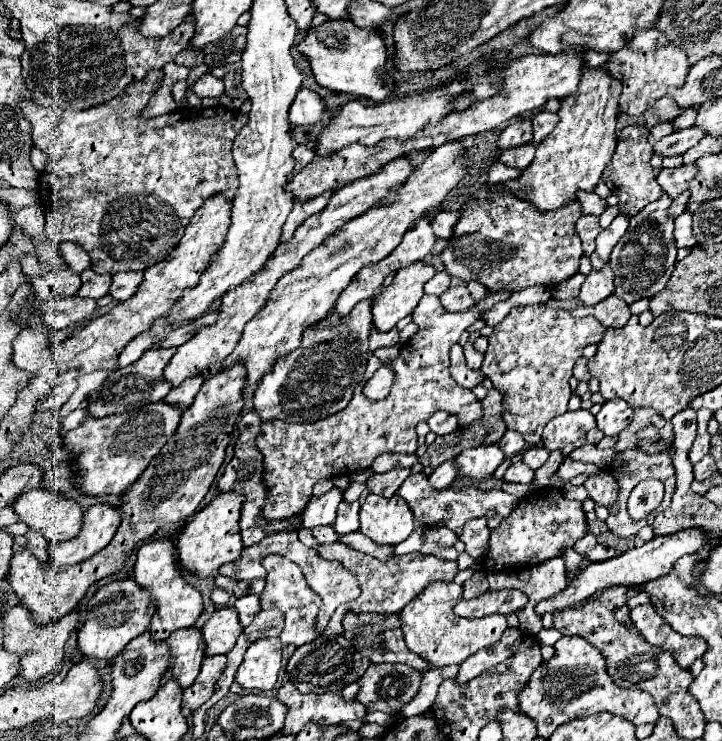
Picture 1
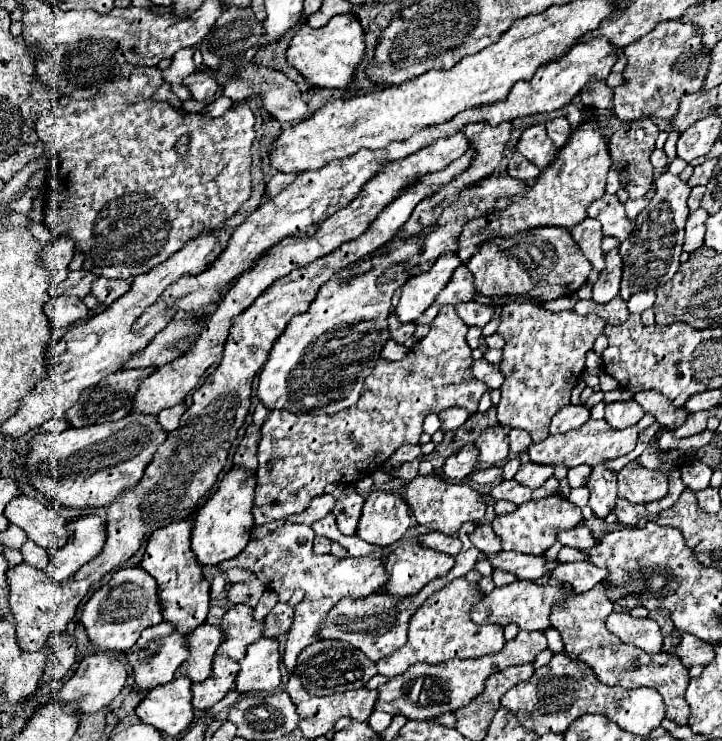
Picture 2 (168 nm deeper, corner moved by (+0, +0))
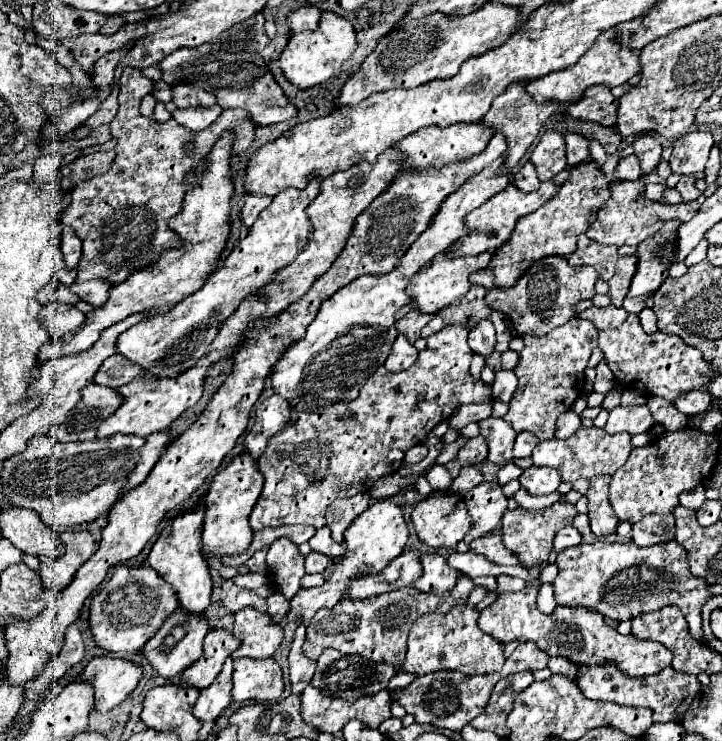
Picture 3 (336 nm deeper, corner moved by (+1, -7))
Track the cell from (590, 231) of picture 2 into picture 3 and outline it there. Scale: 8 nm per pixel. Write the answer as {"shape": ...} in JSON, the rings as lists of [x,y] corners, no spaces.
{"shape":[[[585,234],[579,236],[579,246],[575,254],[567,258],[571,266],[593,266],[603,280],[609,280],[615,274],[615,262],[619,260],[615,246],[601,246],[589,240]]]}

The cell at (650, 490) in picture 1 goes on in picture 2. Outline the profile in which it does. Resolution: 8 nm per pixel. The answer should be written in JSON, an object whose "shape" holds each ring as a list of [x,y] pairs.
{"shape":[[[628,463],[618,473],[618,495],[630,503],[652,503],[666,495],[668,479],[662,473],[650,471],[638,463]]]}

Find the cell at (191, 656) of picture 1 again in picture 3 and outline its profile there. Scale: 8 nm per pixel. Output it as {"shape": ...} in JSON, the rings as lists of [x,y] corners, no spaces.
{"shape":[[[211,630],[205,636],[205,654],[199,658],[195,664],[185,668],[181,672],[181,680],[185,686],[195,686],[195,688],[207,688],[213,684],[217,674],[221,672],[223,662],[241,646],[241,640],[237,640],[231,632],[227,630]]]}

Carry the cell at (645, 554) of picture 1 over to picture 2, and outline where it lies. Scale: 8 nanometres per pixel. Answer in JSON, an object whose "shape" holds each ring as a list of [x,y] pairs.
{"shape":[[[574,561],[574,563],[558,563],[552,571],[552,577],[558,581],[566,581],[574,585],[574,591],[588,591],[592,589],[596,583],[604,581],[608,577],[606,569],[598,569],[592,563],[586,561]]]}

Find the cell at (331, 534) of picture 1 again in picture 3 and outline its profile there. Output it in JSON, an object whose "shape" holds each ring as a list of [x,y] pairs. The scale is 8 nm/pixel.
{"shape":[[[311,552],[307,558],[305,558],[305,572],[307,574],[323,574],[329,566],[329,558],[323,558],[319,552]]]}

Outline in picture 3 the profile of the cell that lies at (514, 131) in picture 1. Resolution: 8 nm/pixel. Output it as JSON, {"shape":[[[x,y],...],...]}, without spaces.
{"shape":[[[547,130],[531,154],[531,162],[537,166],[539,180],[555,178],[563,168],[567,168],[565,158],[565,136],[557,130]]]}

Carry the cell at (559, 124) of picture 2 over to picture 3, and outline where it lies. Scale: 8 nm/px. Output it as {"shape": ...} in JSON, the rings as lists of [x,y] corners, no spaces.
{"shape":[[[567,134],[565,142],[567,142],[567,162],[571,166],[581,164],[583,160],[587,162],[591,158],[591,154],[589,154],[589,140],[587,138],[583,138],[579,134]]]}

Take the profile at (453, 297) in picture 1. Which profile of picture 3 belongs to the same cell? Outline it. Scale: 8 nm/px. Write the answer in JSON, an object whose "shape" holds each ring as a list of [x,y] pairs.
{"shape":[[[489,320],[479,322],[471,332],[469,332],[469,346],[475,354],[489,358],[491,352],[495,350],[495,326]]]}

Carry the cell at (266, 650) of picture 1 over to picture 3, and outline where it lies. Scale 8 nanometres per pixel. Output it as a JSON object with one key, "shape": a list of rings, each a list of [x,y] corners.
{"shape":[[[237,658],[233,670],[235,702],[277,702],[283,694],[283,674],[273,658]]]}

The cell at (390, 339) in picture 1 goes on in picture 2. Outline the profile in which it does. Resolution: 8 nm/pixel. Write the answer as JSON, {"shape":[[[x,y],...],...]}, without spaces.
{"shape":[[[394,315],[388,317],[388,327],[390,327],[390,339],[398,341],[398,343],[404,343],[406,339],[412,337],[414,333],[414,323],[400,323]]]}

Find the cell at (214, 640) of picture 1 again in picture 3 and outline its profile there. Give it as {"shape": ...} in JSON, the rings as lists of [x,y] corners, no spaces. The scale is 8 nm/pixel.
{"shape":[[[243,608],[235,614],[233,634],[241,640],[233,658],[271,658],[283,642],[283,628],[271,622],[269,614]]]}

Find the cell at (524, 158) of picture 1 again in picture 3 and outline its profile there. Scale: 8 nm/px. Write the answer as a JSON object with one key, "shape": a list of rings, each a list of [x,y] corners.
{"shape":[[[527,162],[517,174],[515,174],[515,182],[513,182],[519,190],[523,192],[533,192],[533,190],[539,190],[541,182],[537,178],[537,170],[531,162]]]}

